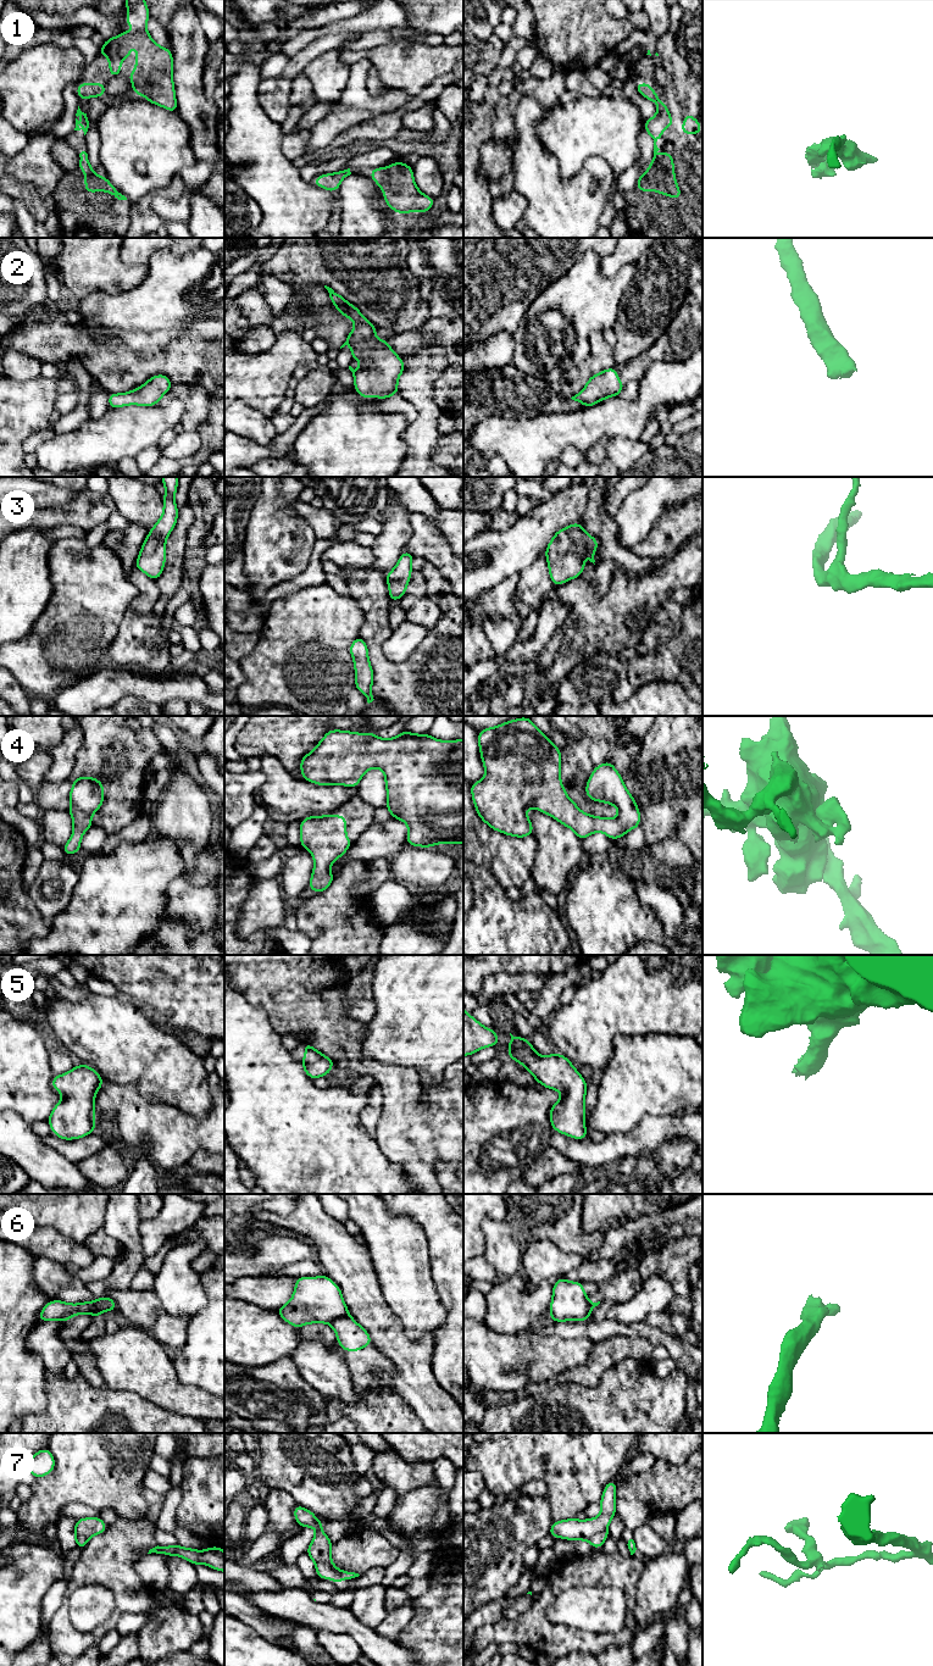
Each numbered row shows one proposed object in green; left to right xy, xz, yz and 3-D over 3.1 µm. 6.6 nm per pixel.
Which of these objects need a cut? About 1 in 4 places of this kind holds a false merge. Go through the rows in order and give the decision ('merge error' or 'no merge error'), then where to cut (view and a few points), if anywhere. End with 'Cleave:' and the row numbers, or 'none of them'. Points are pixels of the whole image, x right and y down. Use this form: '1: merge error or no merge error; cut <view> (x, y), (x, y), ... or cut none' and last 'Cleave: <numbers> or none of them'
1: no merge error; cut none
2: no merge error; cut none
3: no merge error; cut none
4: no merge error; cut none
5: no merge error; cut none
6: merge error; cut xz (348, 1315), (328, 1322)
7: merge error; cut xz (315, 1562), (325, 1562), (336, 1571), (340, 1571)
Cleave: 6, 7

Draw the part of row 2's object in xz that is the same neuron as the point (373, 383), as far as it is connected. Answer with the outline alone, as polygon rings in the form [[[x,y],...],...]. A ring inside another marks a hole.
[[[324,285],[329,293],[332,304],[338,312],[355,322],[355,328],[346,335],[346,341],[340,346],[351,346],[352,361],[360,360],[362,366],[349,370],[354,373],[354,387],[362,398],[388,399],[399,393],[398,379],[405,371],[404,362],[387,339],[376,339],[377,327],[370,323],[360,310],[349,304],[332,288]]]

